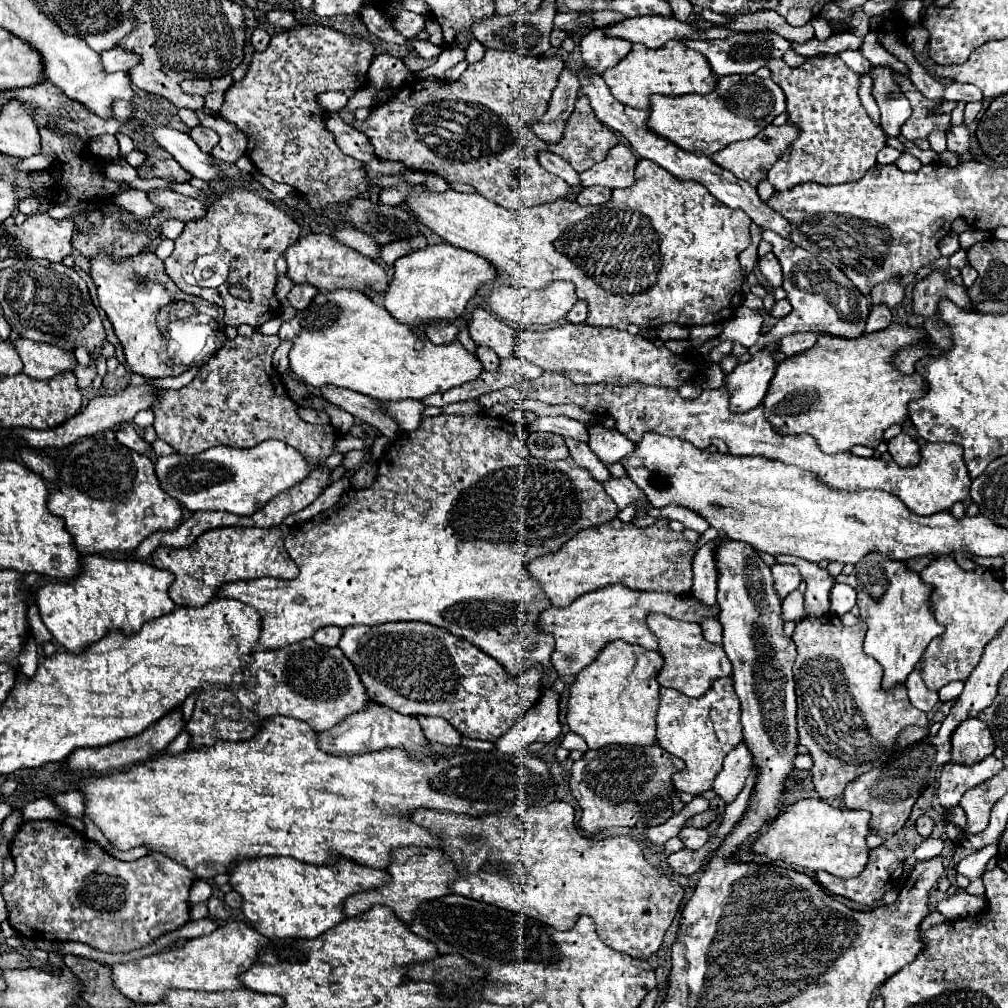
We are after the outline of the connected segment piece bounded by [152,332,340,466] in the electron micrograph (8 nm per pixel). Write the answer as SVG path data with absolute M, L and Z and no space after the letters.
M252 334L250 338L236 336L234 340L228 340L202 368L200 374L184 388L180 390L164 390L162 400L152 408L156 414L154 428L160 440L168 442L178 454L200 454L212 446L228 444L236 448L252 448L268 438L282 440L288 446L294 446L308 462L314 466L320 464L324 458L334 454L336 440L340 432L330 424L308 424L304 422L294 408L294 402L284 394L284 384L280 376L276 376L276 368L272 366L272 354L280 346L278 336L264 336L264 334Z

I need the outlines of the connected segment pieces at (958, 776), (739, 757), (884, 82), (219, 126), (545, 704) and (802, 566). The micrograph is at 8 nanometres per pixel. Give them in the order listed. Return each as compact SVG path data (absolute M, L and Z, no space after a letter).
M988 756L974 766L958 766L950 762L944 764L940 776L940 788L938 788L938 800L942 808L948 812L950 808L958 806L962 794L968 788L990 780L1000 772L1000 768L1004 768L1004 762L994 756Z
M742 740L724 758L724 768L714 780L714 792L726 802L732 802L744 788L744 780L750 774L750 768L752 768L752 754L748 754L748 748L744 746Z
M874 66L870 70L870 76L874 78L872 94L880 106L880 126L888 136L900 136L900 126L910 118L912 108L910 102L900 92L898 84L890 78L888 66Z
M202 108L196 112L200 118L200 124L204 124L206 128L212 128L214 132L218 132L220 142L216 144L216 148L212 150L212 156L216 160L222 162L236 162L240 156L246 154L246 144L248 138L242 134L242 130L236 130L234 124L222 120L220 116L216 116L212 110Z
M544 690L540 700L506 732L496 740L496 748L504 754L516 754L528 748L532 742L552 742L560 734L558 722L558 694Z
M796 558L796 564L794 564L802 578L806 580L808 588L804 592L804 612L808 618L820 618L824 614L828 614L830 610L830 600L828 600L828 594L830 594L830 588L834 586L834 578L822 570L818 564L812 564L812 562L804 562L802 558Z

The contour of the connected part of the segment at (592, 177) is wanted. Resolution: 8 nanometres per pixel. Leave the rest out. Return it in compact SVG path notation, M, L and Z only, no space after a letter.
M616 144L608 156L580 174L582 186L606 186L606 188L628 188L634 184L636 154L622 144Z

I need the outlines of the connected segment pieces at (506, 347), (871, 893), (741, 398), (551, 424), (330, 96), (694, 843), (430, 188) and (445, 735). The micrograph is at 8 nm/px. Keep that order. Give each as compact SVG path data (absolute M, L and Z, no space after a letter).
M476 308L472 314L472 322L468 326L472 340L478 346L486 346L494 350L500 358L514 356L514 346L516 346L516 334L518 330L496 316L488 314L482 308Z
M872 848L868 866L856 878L836 878L828 872L818 872L820 884L832 894L846 896L860 904L872 904L888 892L904 872L904 862L888 848Z
M768 344L750 362L738 364L734 372L724 378L732 412L748 412L762 402L776 368L776 362L772 360L774 348L776 344Z
M538 416L534 422L527 425L526 429L528 433L554 432L560 436L570 436L574 440L588 442L588 430L584 422L578 422L568 416Z
M324 92L318 96L318 104L328 112L338 112L348 104L348 96L344 92Z
M684 828L680 830L678 838L684 842L684 848L700 850L708 842L708 832L704 828Z
M428 174L428 180L422 184L422 188L426 192L432 192L432 194L440 194L440 192L446 192L450 188L450 184L446 180L442 180L440 176L436 174Z
M418 718L420 726L424 728L424 734L432 742L440 742L444 746L460 746L462 736L442 718Z

